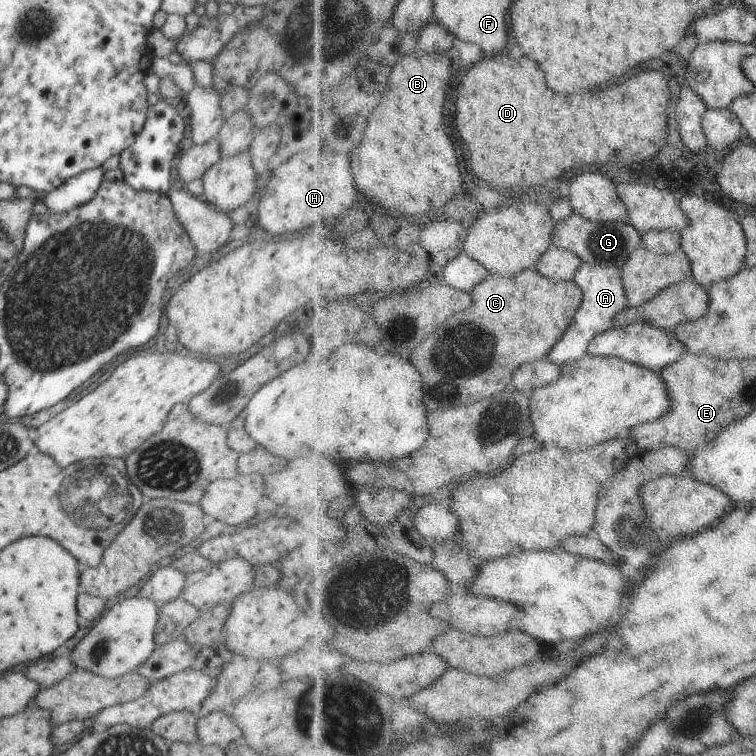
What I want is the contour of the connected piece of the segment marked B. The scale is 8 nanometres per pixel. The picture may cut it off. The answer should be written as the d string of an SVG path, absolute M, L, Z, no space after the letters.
M415 50L407 58L400 60L390 80L390 89L374 116L370 118L370 126L366 130L364 142L351 154L353 170L358 180L360 191L366 192L370 198L380 205L406 216L420 216L422 221L435 217L446 208L456 196L462 192L462 168L460 158L450 140L436 140L438 132L444 132L444 106L448 100L448 88L452 82L452 62L454 53L424 52Z

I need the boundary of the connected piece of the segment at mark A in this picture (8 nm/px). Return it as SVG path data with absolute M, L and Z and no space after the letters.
M584 263L575 282L584 290L584 302L578 316L566 336L554 348L549 358L557 364L564 364L580 360L588 354L592 342L597 337L615 328L615 320L630 305L627 287L624 283L624 270L620 266L594 266Z

